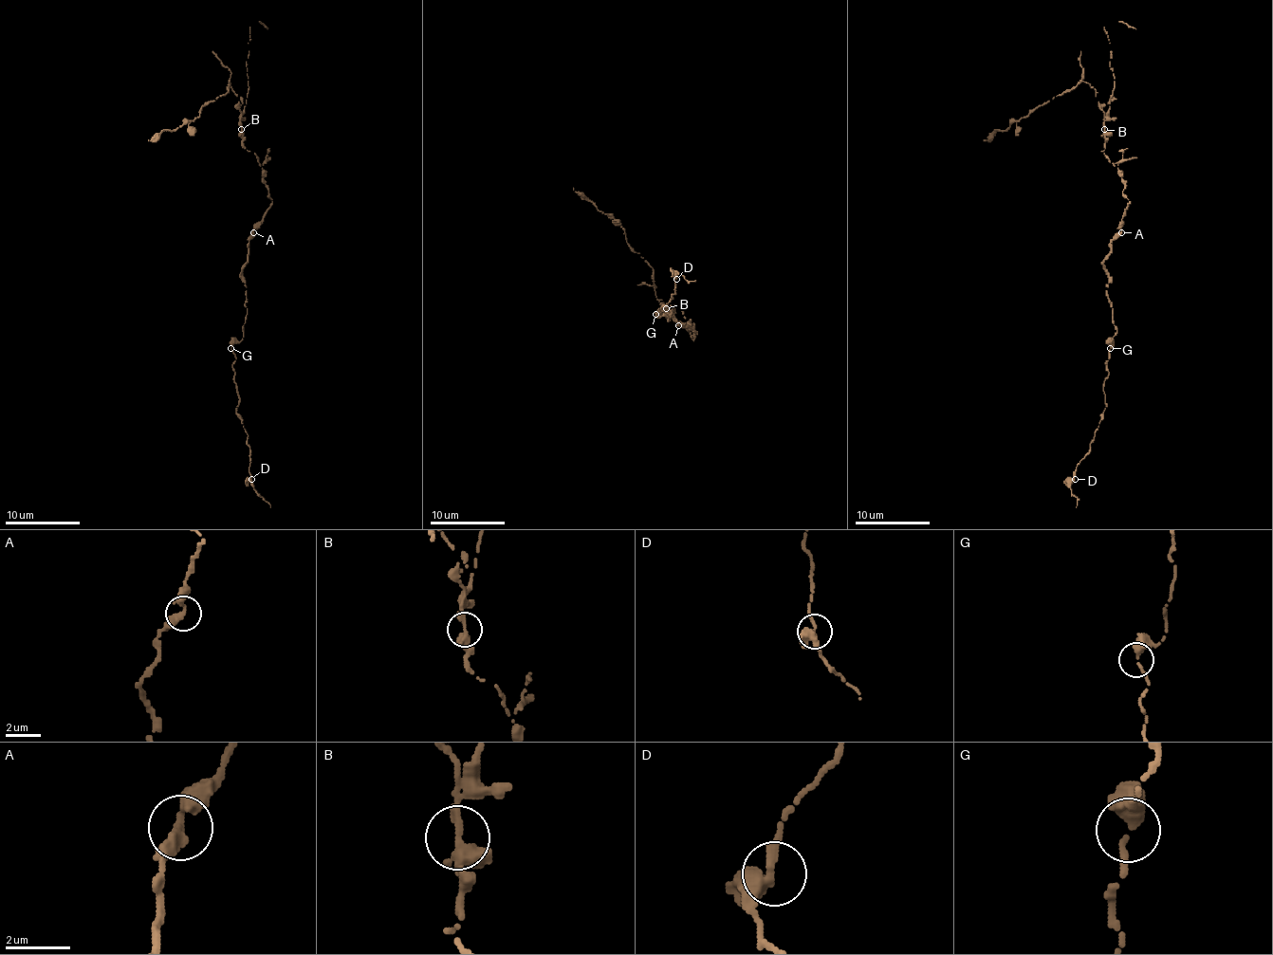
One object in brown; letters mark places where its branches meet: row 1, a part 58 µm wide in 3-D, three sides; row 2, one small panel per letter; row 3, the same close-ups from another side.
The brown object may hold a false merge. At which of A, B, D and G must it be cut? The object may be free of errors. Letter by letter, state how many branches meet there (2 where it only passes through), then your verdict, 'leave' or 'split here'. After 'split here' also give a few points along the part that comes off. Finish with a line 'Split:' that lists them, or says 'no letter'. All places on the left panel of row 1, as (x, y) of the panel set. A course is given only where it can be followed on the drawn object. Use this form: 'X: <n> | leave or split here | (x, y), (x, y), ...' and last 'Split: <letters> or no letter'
A: 2 | leave
B: 3 | split here
D: 3 | leave
G: 2 | leave
Split: B

